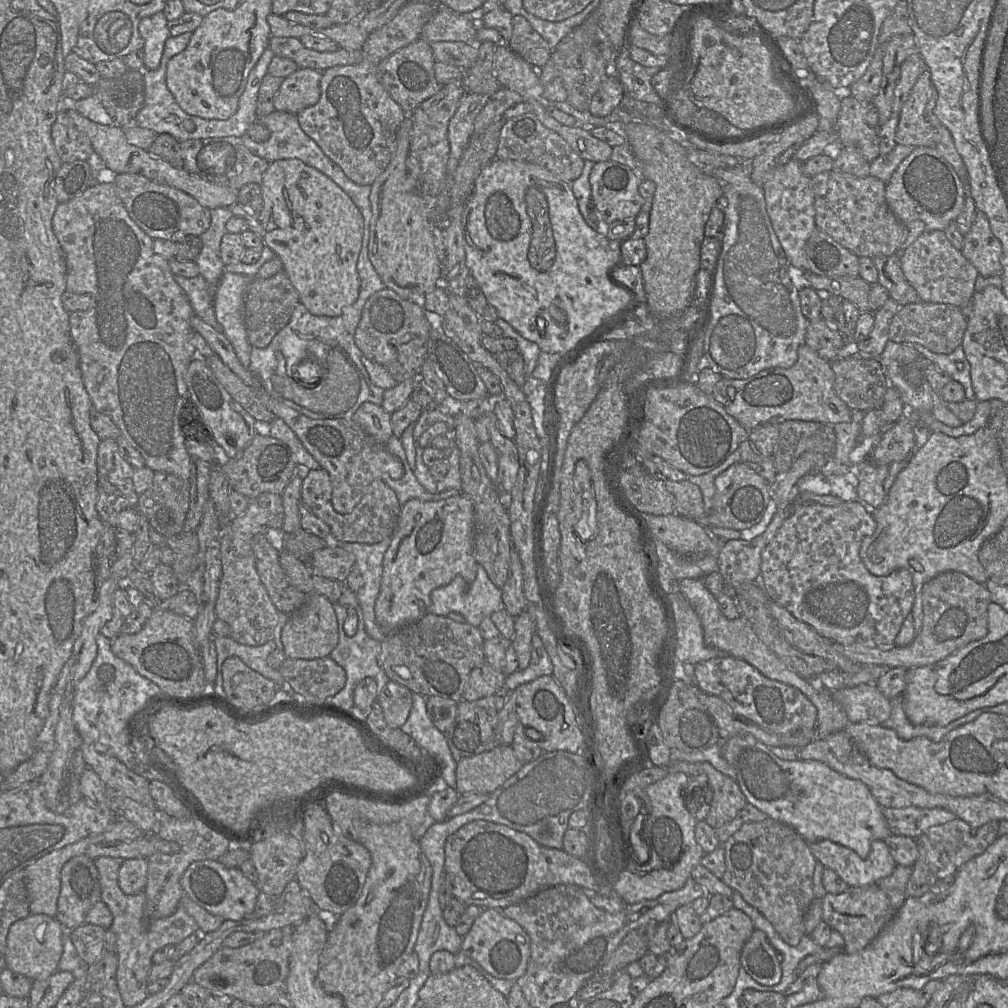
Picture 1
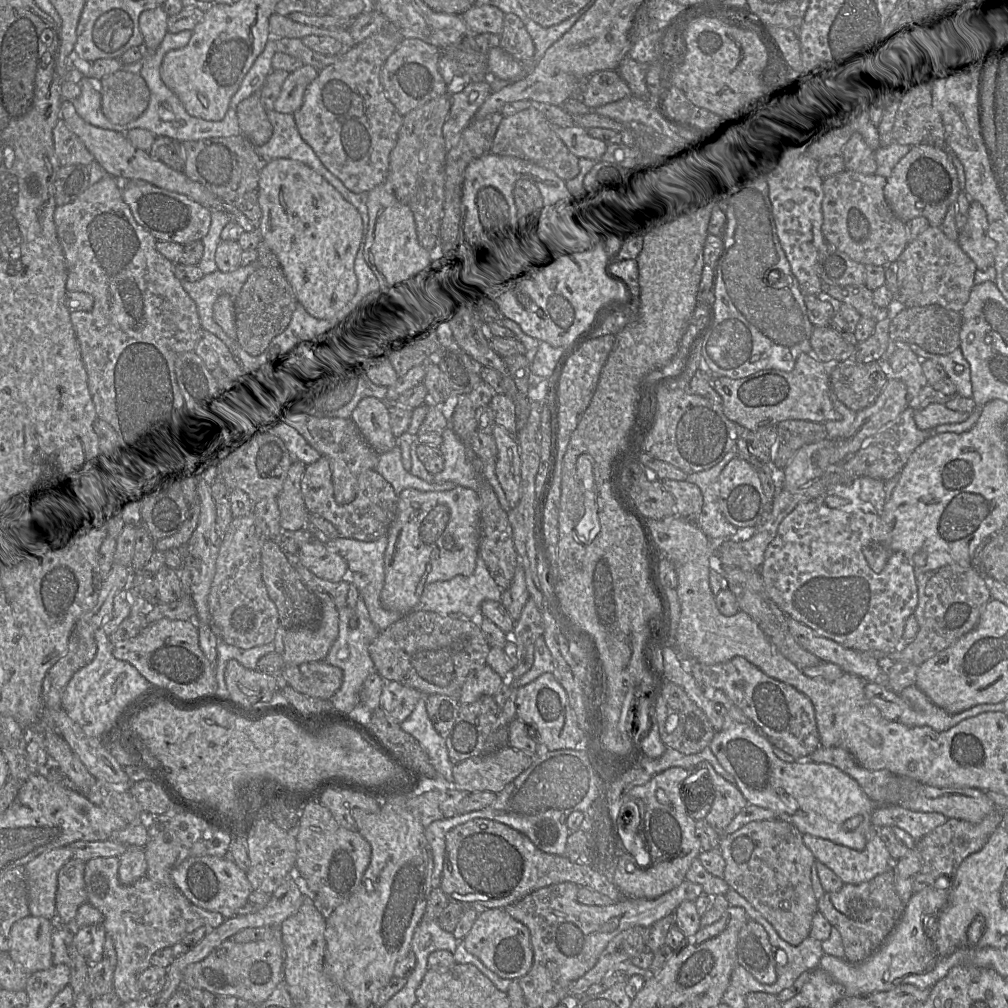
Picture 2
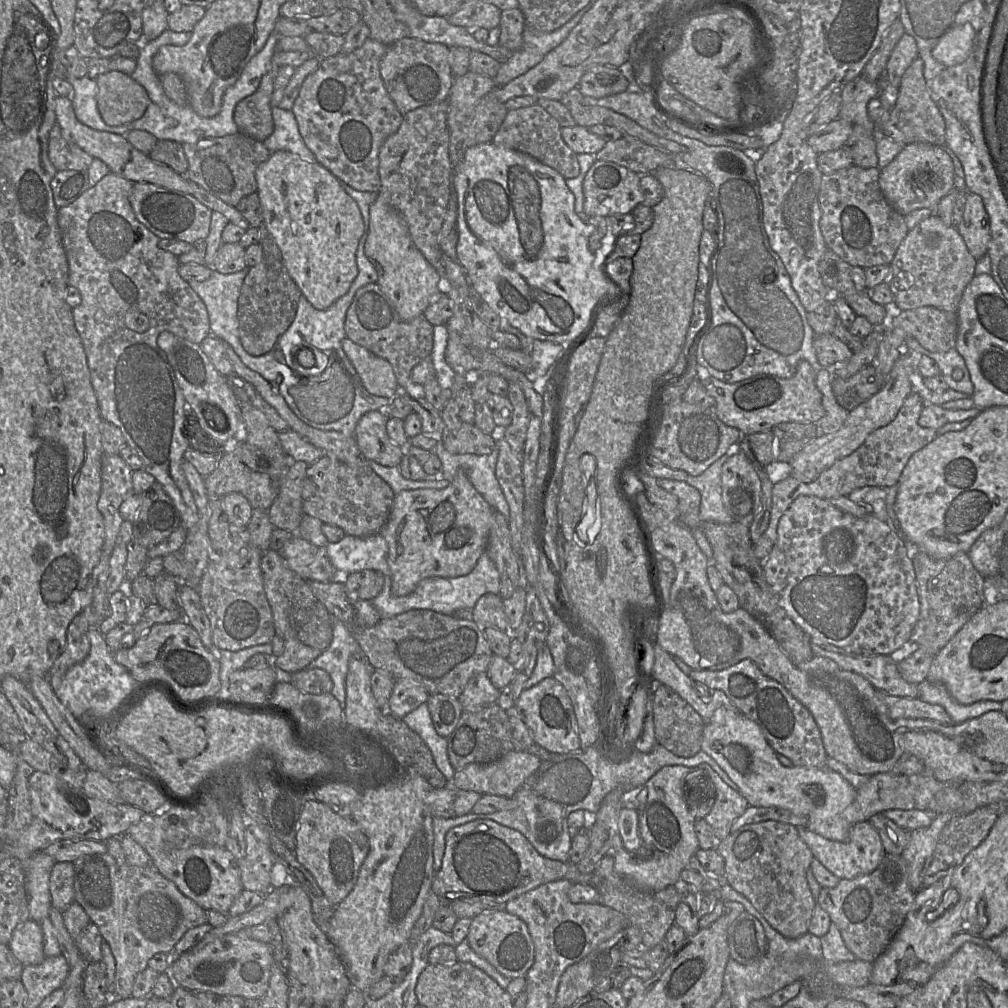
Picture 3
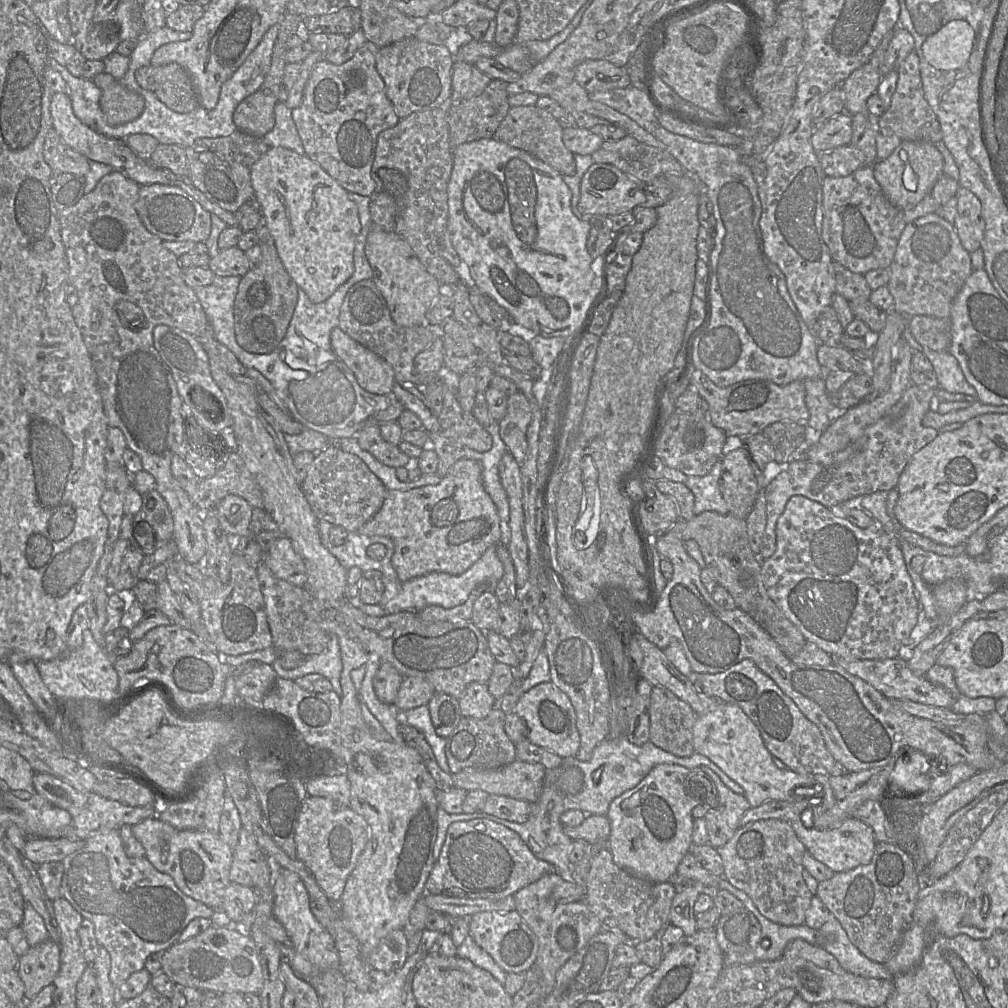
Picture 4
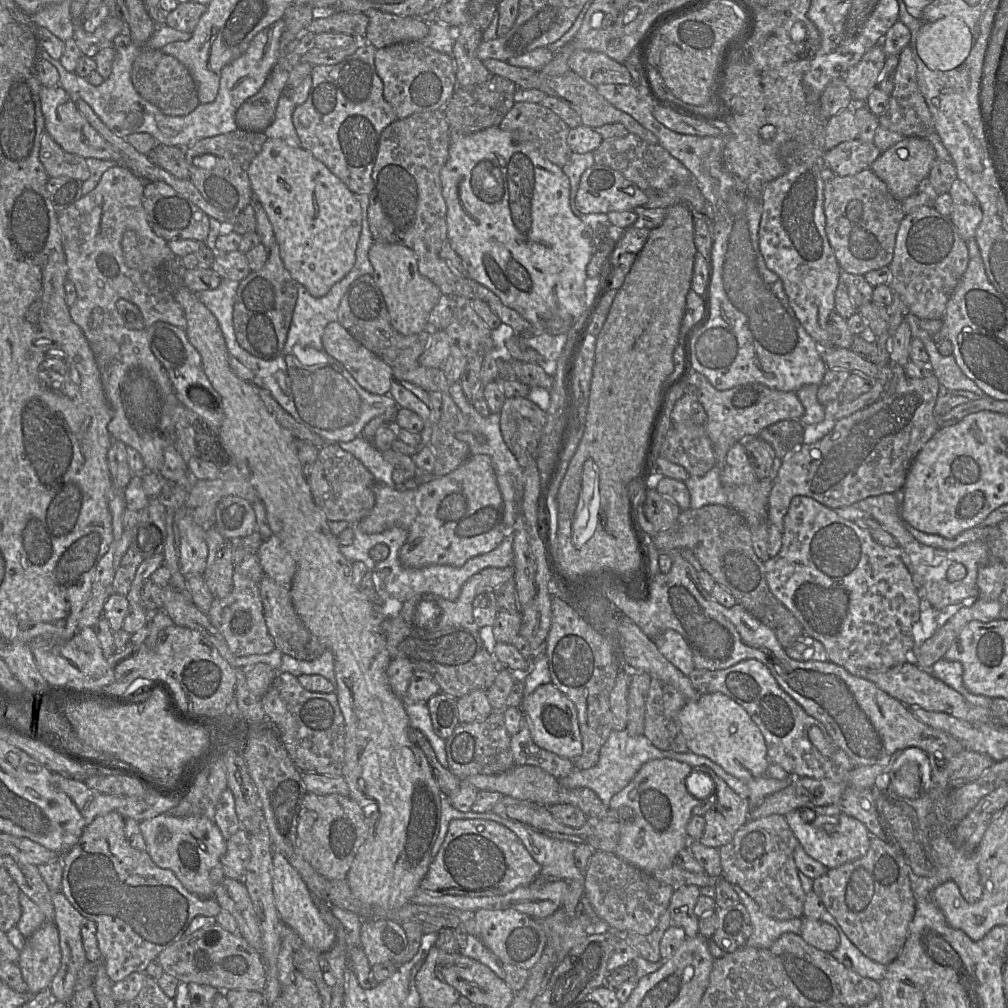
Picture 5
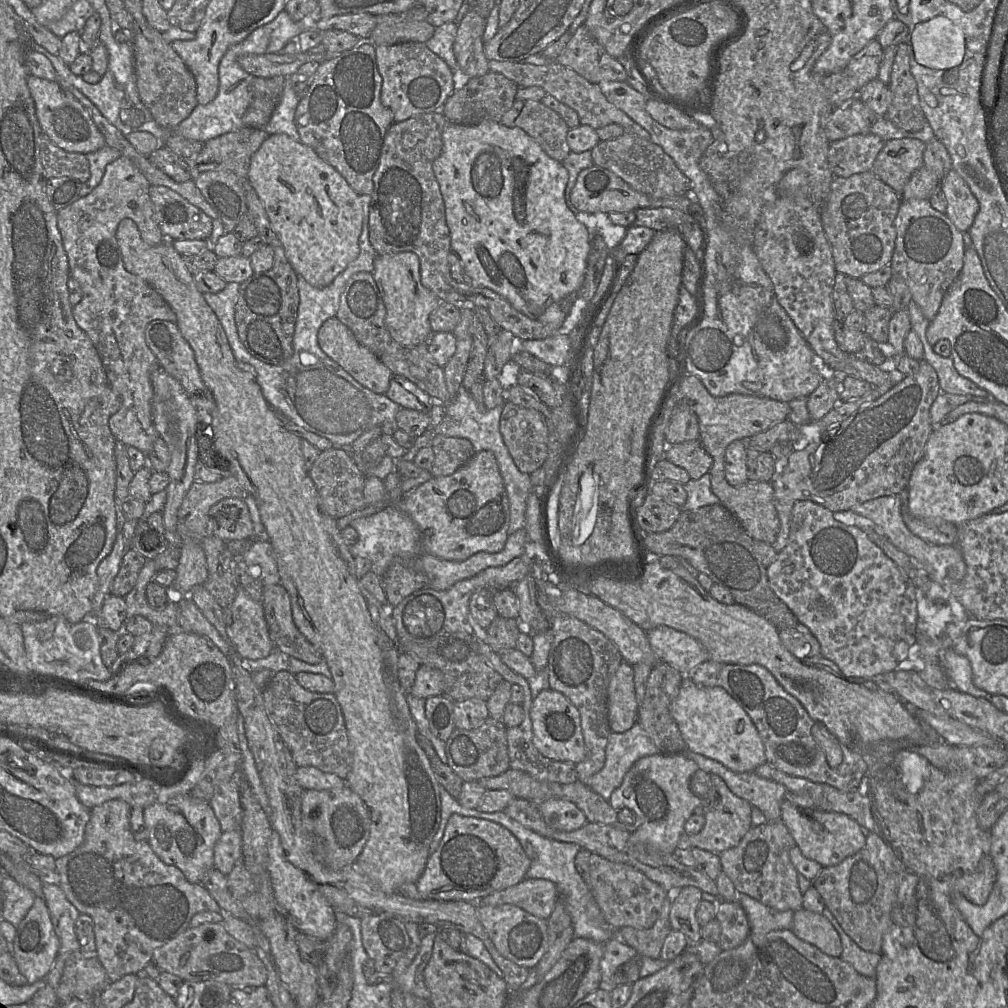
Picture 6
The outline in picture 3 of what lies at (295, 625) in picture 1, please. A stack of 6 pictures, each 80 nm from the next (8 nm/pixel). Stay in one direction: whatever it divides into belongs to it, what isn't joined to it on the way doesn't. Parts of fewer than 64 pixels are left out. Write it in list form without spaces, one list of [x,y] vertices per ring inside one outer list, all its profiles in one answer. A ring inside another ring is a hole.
[[[287,639],[283,653],[273,658],[273,666],[288,673],[298,672],[307,668],[321,653],[321,650],[307,646],[297,639]]]

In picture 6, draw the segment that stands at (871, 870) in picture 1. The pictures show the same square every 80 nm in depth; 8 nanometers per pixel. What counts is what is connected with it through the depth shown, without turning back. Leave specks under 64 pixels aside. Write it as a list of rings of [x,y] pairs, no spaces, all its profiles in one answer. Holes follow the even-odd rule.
[[[788,800],[781,803],[781,820],[804,857],[823,867],[834,866],[859,852],[866,843],[866,830],[846,814],[816,809],[803,811]]]

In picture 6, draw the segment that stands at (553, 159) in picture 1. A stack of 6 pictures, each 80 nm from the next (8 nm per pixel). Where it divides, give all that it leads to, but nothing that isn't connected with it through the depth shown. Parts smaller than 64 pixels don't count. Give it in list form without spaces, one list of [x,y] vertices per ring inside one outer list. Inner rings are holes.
[[[515,100],[500,123],[508,128],[523,129],[549,157],[561,163],[571,151],[566,140],[568,125],[541,101]]]

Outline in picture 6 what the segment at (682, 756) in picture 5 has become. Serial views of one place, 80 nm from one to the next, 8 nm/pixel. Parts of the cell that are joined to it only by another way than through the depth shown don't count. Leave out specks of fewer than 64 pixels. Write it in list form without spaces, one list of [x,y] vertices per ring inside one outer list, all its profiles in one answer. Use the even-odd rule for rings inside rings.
[[[639,722],[623,733],[610,733],[605,749],[604,767],[590,777],[587,786],[609,801],[625,774],[642,757],[660,753]],[[690,750],[681,753],[696,762],[699,769],[721,777],[732,793],[758,807],[768,822],[781,820],[780,806],[787,793],[782,784],[762,778],[755,772],[734,772],[720,762]]]

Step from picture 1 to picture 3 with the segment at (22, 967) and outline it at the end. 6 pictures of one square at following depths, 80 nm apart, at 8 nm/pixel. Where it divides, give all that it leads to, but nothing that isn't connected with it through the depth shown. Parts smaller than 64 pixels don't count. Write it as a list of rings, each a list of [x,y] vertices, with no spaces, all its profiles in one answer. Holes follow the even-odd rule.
[[[32,919],[14,929],[8,946],[23,966],[38,965],[46,958],[41,926]]]

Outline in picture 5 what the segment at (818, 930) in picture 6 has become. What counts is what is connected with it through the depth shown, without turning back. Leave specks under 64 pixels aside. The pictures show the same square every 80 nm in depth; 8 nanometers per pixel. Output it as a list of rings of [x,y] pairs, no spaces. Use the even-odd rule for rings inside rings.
[[[803,916],[800,936],[809,945],[828,953],[835,951],[840,944],[838,931],[821,919]]]

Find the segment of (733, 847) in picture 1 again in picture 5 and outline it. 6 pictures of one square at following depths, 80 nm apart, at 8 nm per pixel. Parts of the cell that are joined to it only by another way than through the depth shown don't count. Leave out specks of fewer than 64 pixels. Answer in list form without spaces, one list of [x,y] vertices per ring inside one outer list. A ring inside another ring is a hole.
[[[782,815],[748,820],[728,844],[719,848],[722,876],[746,892],[767,916],[781,921],[802,918],[806,893],[794,861],[794,850],[799,845]]]

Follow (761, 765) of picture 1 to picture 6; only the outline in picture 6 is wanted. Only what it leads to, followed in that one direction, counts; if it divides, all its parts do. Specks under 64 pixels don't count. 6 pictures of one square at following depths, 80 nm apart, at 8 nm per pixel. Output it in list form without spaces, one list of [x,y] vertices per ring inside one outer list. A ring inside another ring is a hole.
[[[683,676],[679,694],[670,704],[670,714],[676,722],[688,750],[716,760],[738,773],[754,772],[757,767],[766,762],[763,741],[751,718],[722,687],[698,686],[691,679]]]

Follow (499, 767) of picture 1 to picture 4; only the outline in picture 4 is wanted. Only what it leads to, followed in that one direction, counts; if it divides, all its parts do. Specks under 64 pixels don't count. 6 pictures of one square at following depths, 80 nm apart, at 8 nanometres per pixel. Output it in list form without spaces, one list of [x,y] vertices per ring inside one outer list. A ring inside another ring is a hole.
[[[516,759],[498,769],[466,768],[452,775],[454,786],[466,791],[482,790],[534,803],[541,795],[545,773],[541,763]]]

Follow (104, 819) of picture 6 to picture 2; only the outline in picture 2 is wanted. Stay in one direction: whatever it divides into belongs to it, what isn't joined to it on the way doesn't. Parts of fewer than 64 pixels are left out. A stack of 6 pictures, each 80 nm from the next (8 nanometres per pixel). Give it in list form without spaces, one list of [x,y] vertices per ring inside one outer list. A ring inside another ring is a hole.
[[[119,857],[94,858],[85,862],[84,882],[87,902],[102,913],[102,925],[115,948],[113,991],[122,1003],[126,1003],[143,996],[138,978],[150,966],[151,957],[163,948],[173,947],[205,923],[193,912],[192,903],[175,885],[162,886],[147,876],[132,885],[121,884],[119,863]]]

